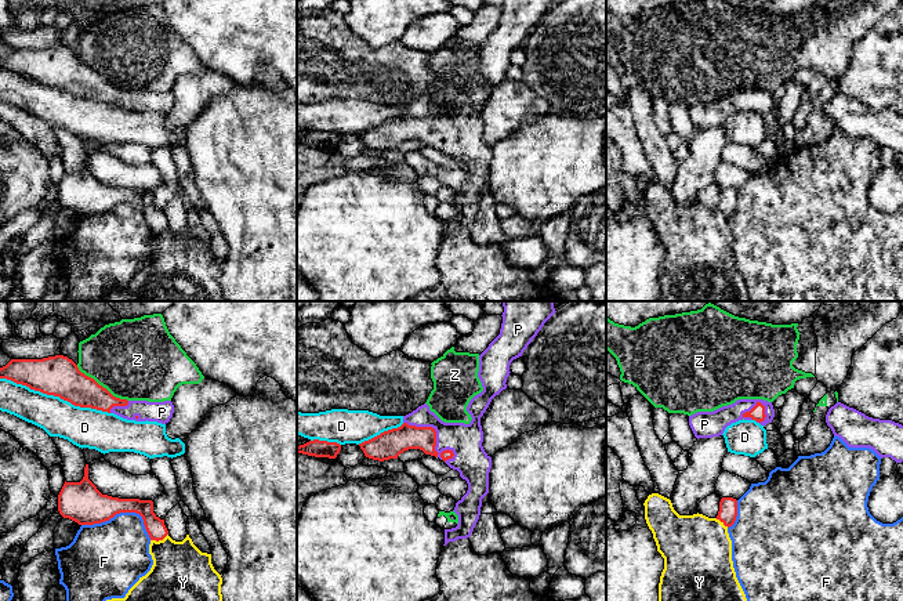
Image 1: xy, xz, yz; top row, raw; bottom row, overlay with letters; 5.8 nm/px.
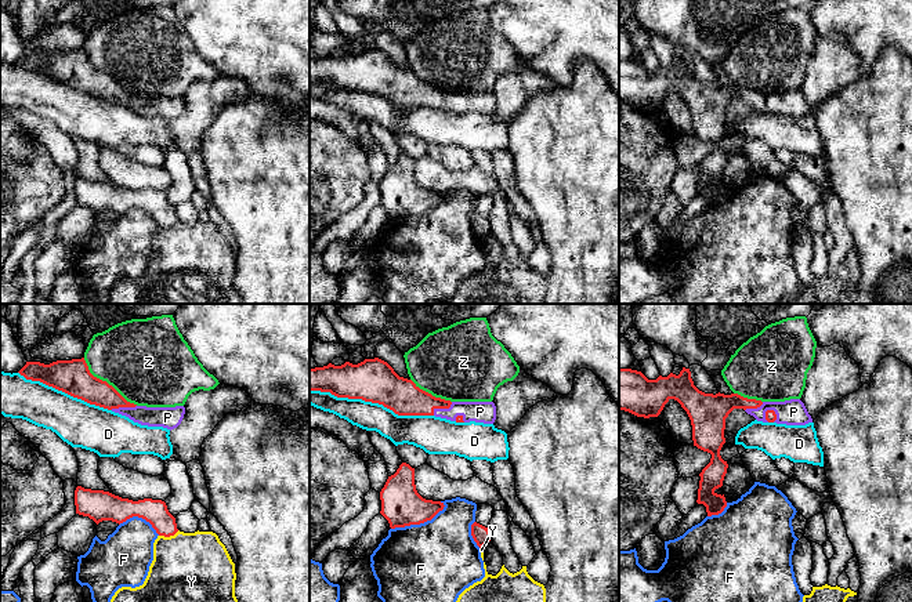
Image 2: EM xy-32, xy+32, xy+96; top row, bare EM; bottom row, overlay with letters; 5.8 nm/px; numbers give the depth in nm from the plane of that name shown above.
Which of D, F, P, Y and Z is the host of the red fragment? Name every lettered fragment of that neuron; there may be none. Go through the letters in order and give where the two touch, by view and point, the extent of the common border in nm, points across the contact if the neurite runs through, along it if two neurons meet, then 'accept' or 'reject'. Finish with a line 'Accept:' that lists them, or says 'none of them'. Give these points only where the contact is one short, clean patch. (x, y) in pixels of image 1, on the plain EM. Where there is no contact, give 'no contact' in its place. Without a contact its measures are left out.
D: xy (55, 86) | 650 nm | reject
F: xy (123, 202) | 420 nm | reject
P: xz (435, 126) | 360 nm | across xz (395, 131), (409, 126), (435, 126), (453, 133), (470, 149) | accept
Y: xy (159, 230) | 110 nm | along xy (167, 224), (162, 230), (151, 231) | reject
Z: xy (101, 76) | 360 nm | reject
Accept: P

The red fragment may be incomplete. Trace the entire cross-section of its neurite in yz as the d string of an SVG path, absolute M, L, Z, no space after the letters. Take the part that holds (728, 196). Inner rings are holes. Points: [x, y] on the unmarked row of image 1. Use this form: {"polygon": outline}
{"polygon": "M722 188L719 192L719 202L717 210L725 217L732 217L737 207L737 191L733 188Z"}

